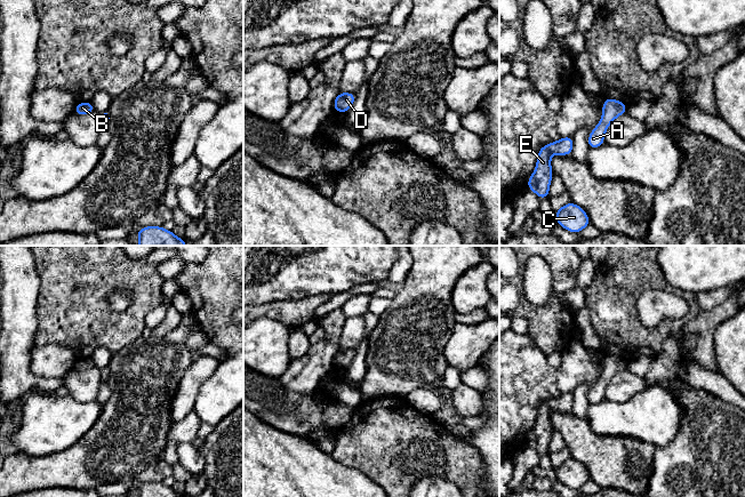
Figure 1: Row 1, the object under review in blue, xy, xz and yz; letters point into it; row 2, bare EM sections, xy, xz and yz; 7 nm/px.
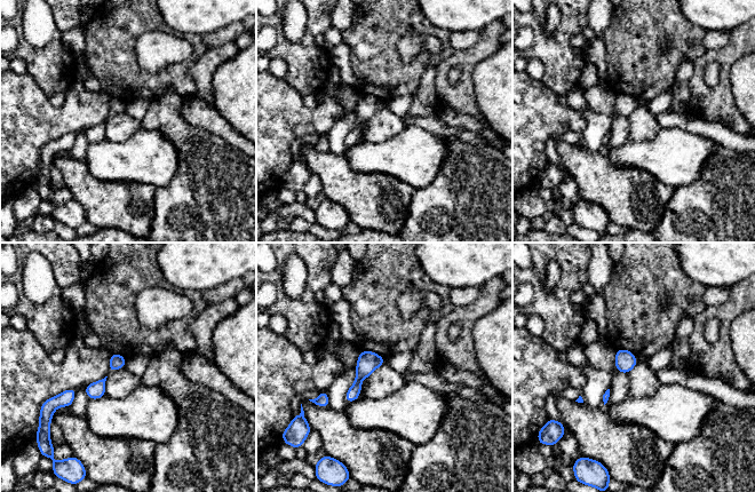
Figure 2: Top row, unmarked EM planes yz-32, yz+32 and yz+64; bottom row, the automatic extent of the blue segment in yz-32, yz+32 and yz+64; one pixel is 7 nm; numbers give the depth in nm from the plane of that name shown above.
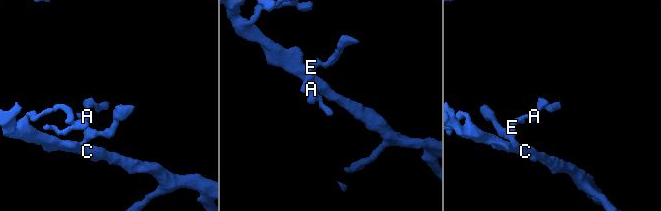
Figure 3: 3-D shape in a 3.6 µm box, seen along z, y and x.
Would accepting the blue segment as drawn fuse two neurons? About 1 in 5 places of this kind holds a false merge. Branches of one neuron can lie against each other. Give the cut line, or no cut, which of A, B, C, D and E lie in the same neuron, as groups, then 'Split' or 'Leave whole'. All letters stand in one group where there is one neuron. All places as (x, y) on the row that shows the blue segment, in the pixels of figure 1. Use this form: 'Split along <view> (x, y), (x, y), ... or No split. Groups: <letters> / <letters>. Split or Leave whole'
No split. Groups: A B C D E. Leave whole

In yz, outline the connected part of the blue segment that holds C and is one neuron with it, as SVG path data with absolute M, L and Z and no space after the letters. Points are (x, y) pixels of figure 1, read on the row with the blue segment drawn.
M571 201L554 213L558 225L572 233L579 233L590 225L590 218L585 210Z

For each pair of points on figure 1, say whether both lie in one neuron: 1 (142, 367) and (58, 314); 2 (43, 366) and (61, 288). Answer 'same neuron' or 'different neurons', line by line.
1: different neurons
2: different neurons

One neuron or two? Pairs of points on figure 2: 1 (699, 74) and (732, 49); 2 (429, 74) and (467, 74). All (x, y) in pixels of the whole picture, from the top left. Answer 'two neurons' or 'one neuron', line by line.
1: one neuron
2: two neurons

